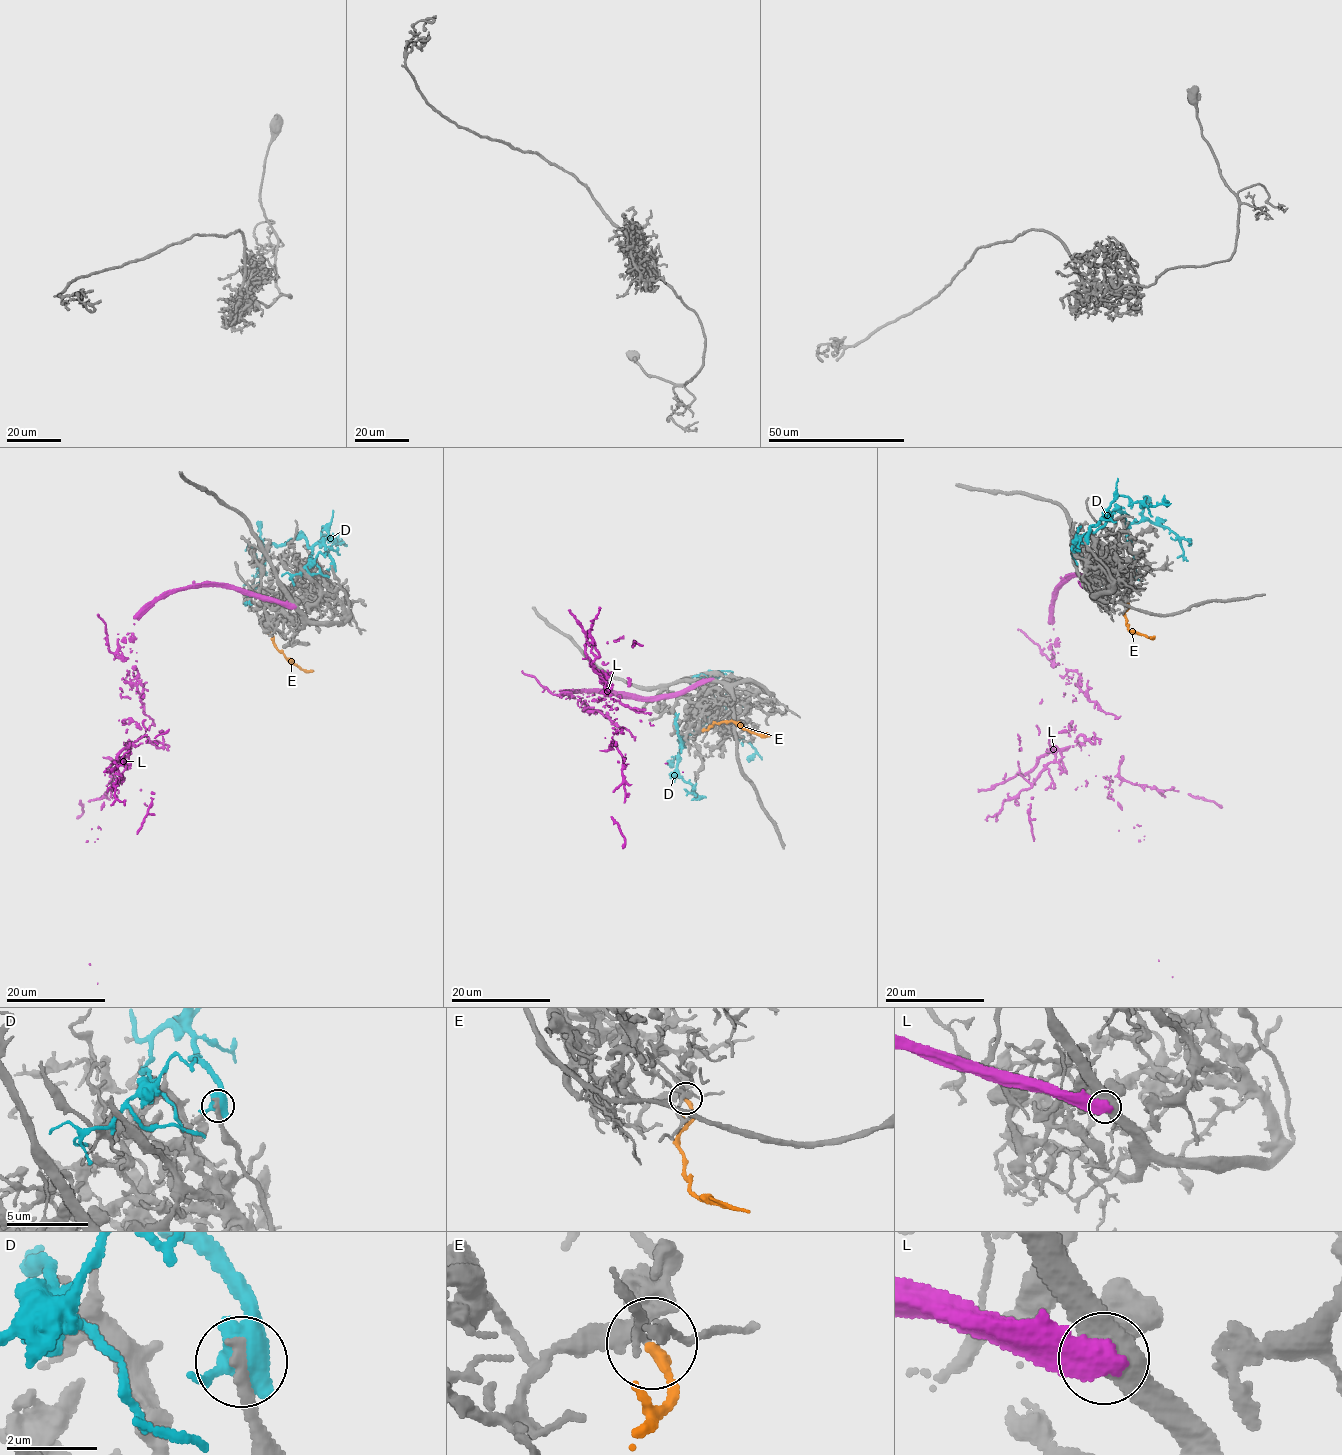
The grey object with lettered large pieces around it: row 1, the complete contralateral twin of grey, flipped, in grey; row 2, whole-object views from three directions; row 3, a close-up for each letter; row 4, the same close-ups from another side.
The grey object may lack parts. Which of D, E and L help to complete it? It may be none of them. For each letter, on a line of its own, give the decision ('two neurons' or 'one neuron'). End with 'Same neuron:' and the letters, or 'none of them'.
D: two neurons
E: two neurons
L: two neurons
Same neuron: none of them

